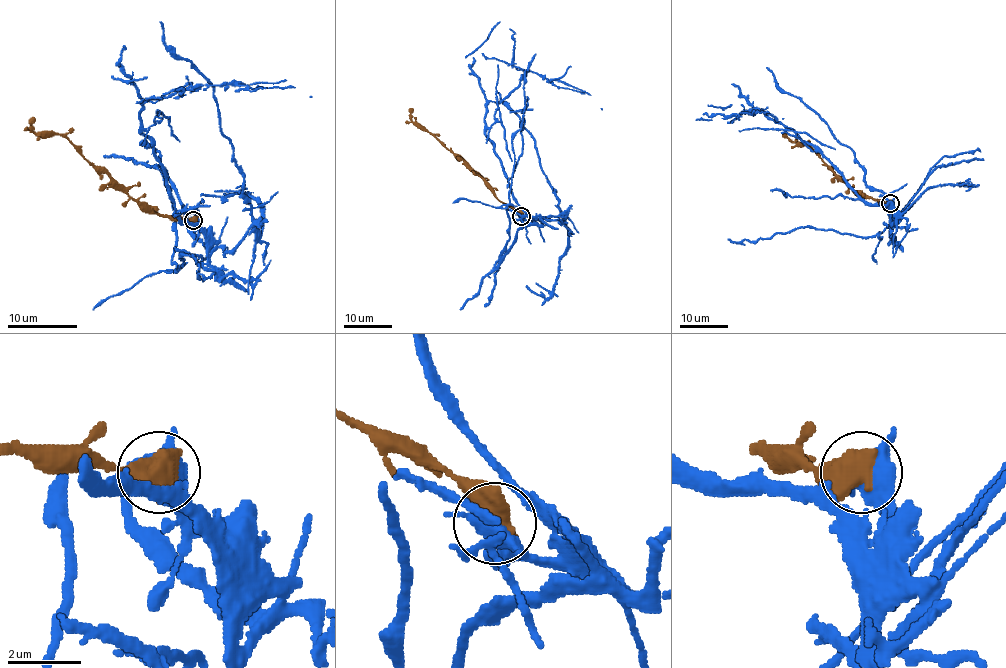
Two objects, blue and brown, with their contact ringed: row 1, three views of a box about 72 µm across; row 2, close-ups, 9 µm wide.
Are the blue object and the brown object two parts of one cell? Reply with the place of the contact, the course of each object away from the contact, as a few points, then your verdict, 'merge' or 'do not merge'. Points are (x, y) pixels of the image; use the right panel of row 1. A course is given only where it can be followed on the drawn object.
place (890, 203); course blue (890, 203), (897, 220), (925, 181), (897, 216), (871, 236), (803, 226), (766, 238), (731, 242), (727, 238); course brown (890, 203), (860, 198), (808, 144), (797, 144), (782, 132); do not merge

